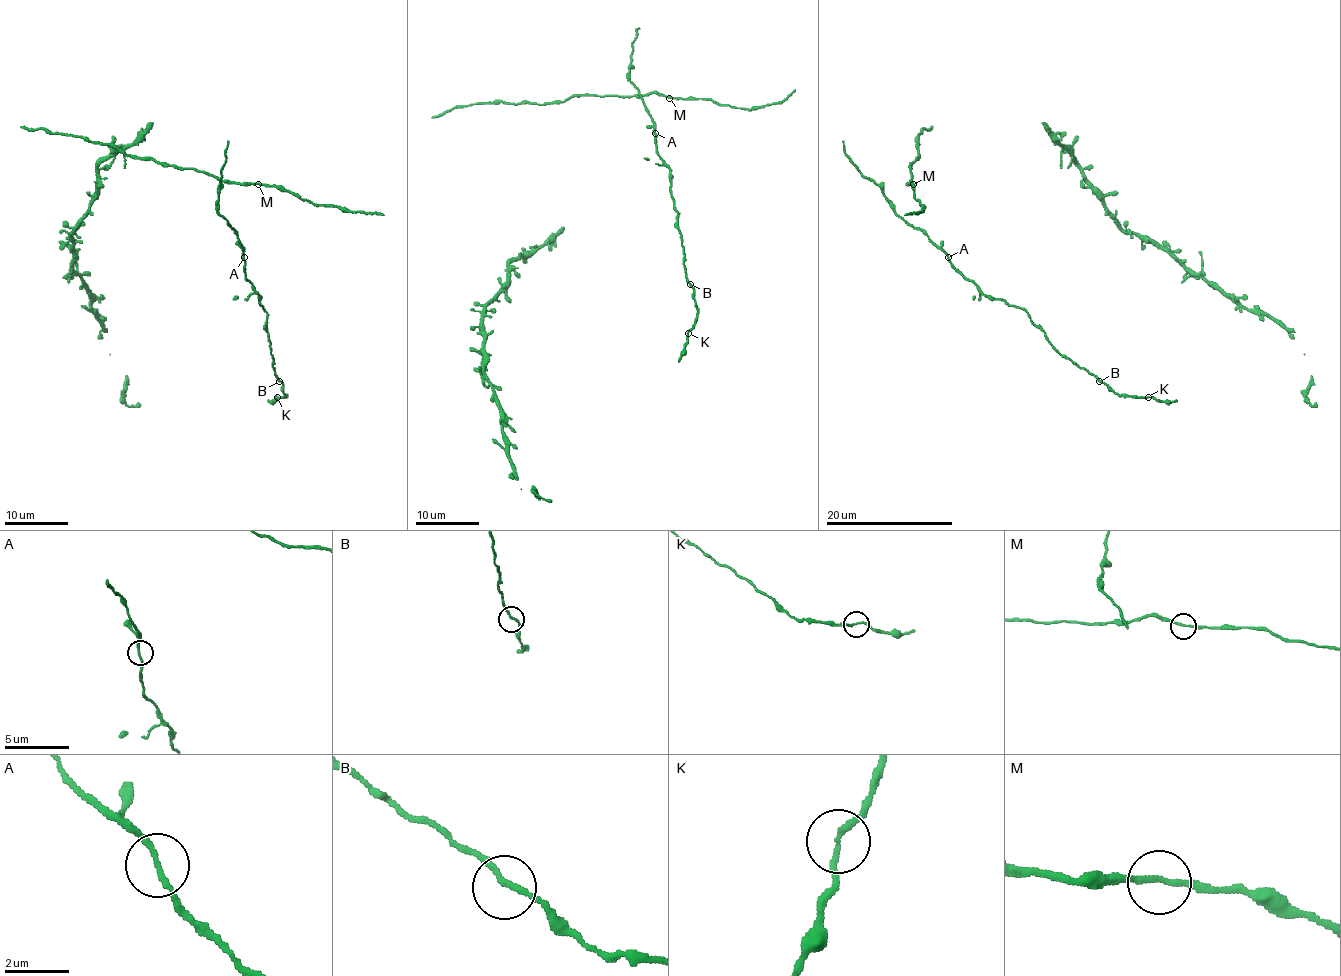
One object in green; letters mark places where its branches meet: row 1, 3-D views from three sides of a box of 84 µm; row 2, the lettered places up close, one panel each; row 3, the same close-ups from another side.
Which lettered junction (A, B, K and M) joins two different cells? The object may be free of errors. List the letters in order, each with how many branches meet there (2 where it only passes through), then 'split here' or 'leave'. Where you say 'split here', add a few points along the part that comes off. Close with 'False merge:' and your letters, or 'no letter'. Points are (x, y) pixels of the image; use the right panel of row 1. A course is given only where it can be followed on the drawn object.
A: branches 2; leave
B: branches 2; leave
K: branches 2; leave
M: branches 2; leave
False merge: no letter

